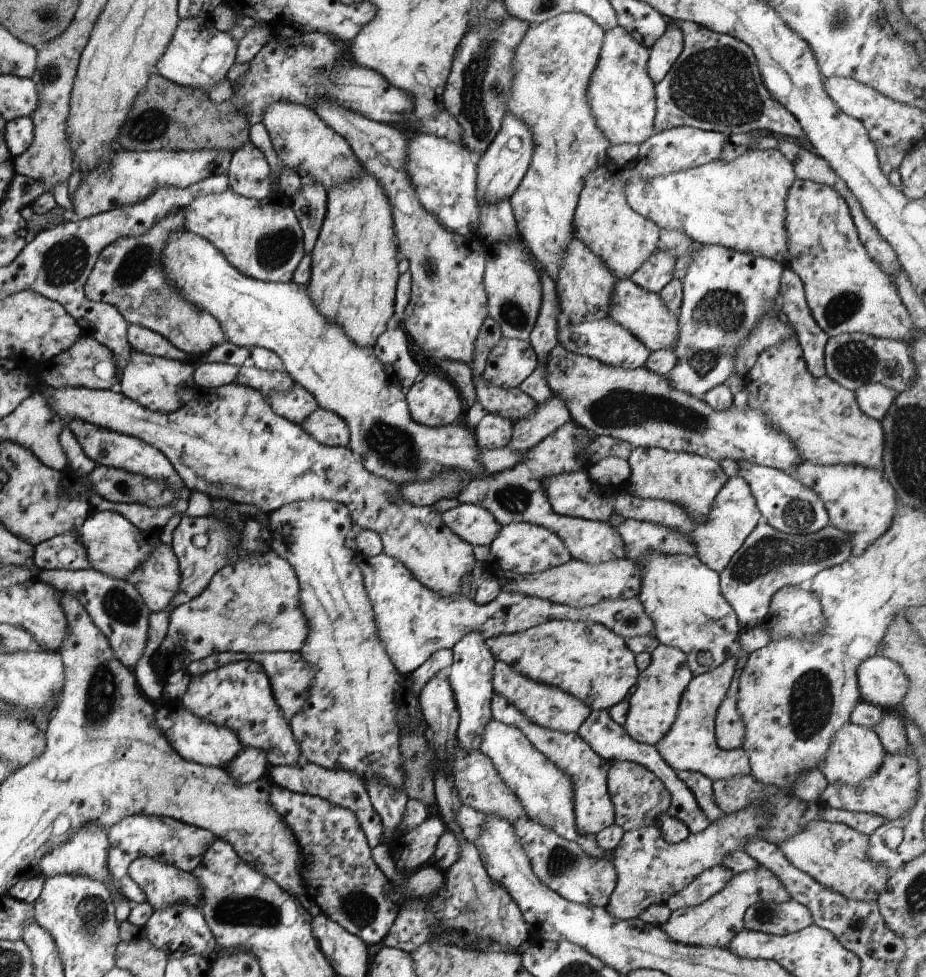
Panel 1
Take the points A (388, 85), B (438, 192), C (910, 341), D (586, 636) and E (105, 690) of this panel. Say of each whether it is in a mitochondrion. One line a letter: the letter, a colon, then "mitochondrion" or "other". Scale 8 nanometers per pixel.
A: other
B: mitochondrion
C: other
D: mitochondrion
E: mitochondrion

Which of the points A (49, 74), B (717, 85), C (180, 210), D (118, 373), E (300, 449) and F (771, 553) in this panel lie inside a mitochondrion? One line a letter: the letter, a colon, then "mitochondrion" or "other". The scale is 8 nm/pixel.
A: mitochondrion
B: mitochondrion
C: other
D: other
E: other
F: mitochondrion

